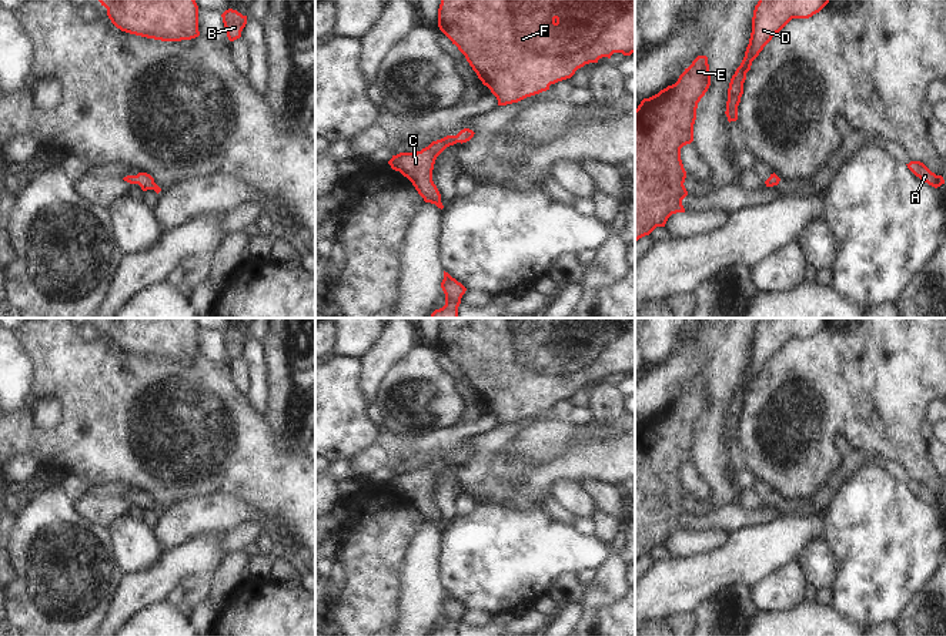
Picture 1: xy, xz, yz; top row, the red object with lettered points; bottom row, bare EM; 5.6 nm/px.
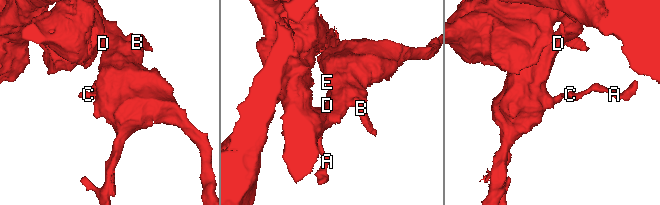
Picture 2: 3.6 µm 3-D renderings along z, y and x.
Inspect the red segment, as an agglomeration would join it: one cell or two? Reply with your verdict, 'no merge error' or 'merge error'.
no merge error

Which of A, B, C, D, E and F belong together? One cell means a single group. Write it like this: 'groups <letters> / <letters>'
groups A B C D E F

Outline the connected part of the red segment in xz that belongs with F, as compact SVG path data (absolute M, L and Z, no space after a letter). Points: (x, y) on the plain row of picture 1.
M441 318L438 347L465 375L482 404L497 416L498 425L507 425L549 409L551 404L571 398L578 388L602 376L635 372L635 318Z

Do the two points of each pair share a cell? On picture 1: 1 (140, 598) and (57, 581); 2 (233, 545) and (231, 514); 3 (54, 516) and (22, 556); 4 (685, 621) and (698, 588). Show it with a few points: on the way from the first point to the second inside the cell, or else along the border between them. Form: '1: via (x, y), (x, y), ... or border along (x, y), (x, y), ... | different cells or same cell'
1: border along (124, 575), (100, 621) | different cells
2: border along (264, 529), (258, 524), (237, 524), (221, 535) | different cells
3: via (47, 526), (47, 531), (32, 546) | same cell
4: border along (695, 611), (674, 613), (667, 619) | different cells

